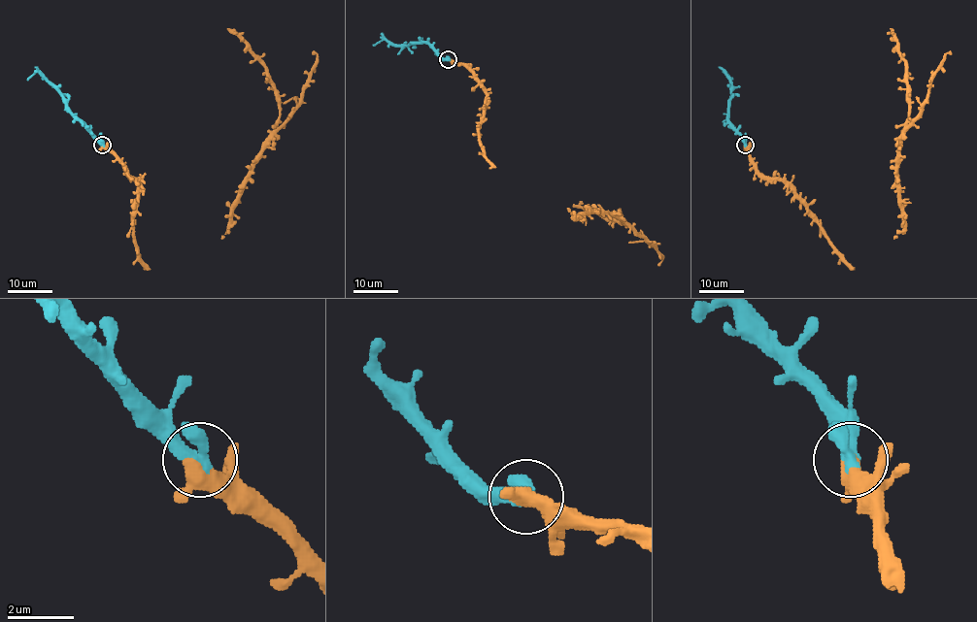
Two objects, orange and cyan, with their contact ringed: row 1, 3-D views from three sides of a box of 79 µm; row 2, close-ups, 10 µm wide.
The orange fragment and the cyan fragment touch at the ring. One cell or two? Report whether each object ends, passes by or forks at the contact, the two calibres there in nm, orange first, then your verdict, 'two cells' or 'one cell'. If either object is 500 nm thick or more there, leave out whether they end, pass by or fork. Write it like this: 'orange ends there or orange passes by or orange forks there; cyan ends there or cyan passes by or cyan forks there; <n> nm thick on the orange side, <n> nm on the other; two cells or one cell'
orange passes by; cyan passes by; 440 nm thick on the orange side, 360 nm on the other; one cell

